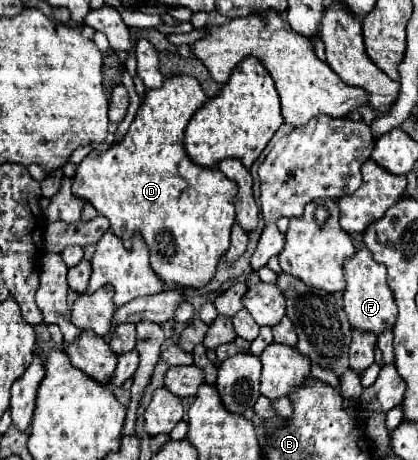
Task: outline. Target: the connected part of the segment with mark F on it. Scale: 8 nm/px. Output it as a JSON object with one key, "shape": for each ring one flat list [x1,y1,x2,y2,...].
{"shape":[[361,244,357,248,357,252,351,258,347,258,345,280,347,280,347,288,345,288,345,294,343,294,343,308,349,316,351,326,357,328,357,330,375,332,375,334,381,334,383,330,393,328,395,316,397,316,397,306,395,306,395,300,393,300,391,288,387,286,385,266,371,258,371,252,367,250,365,244]]}

